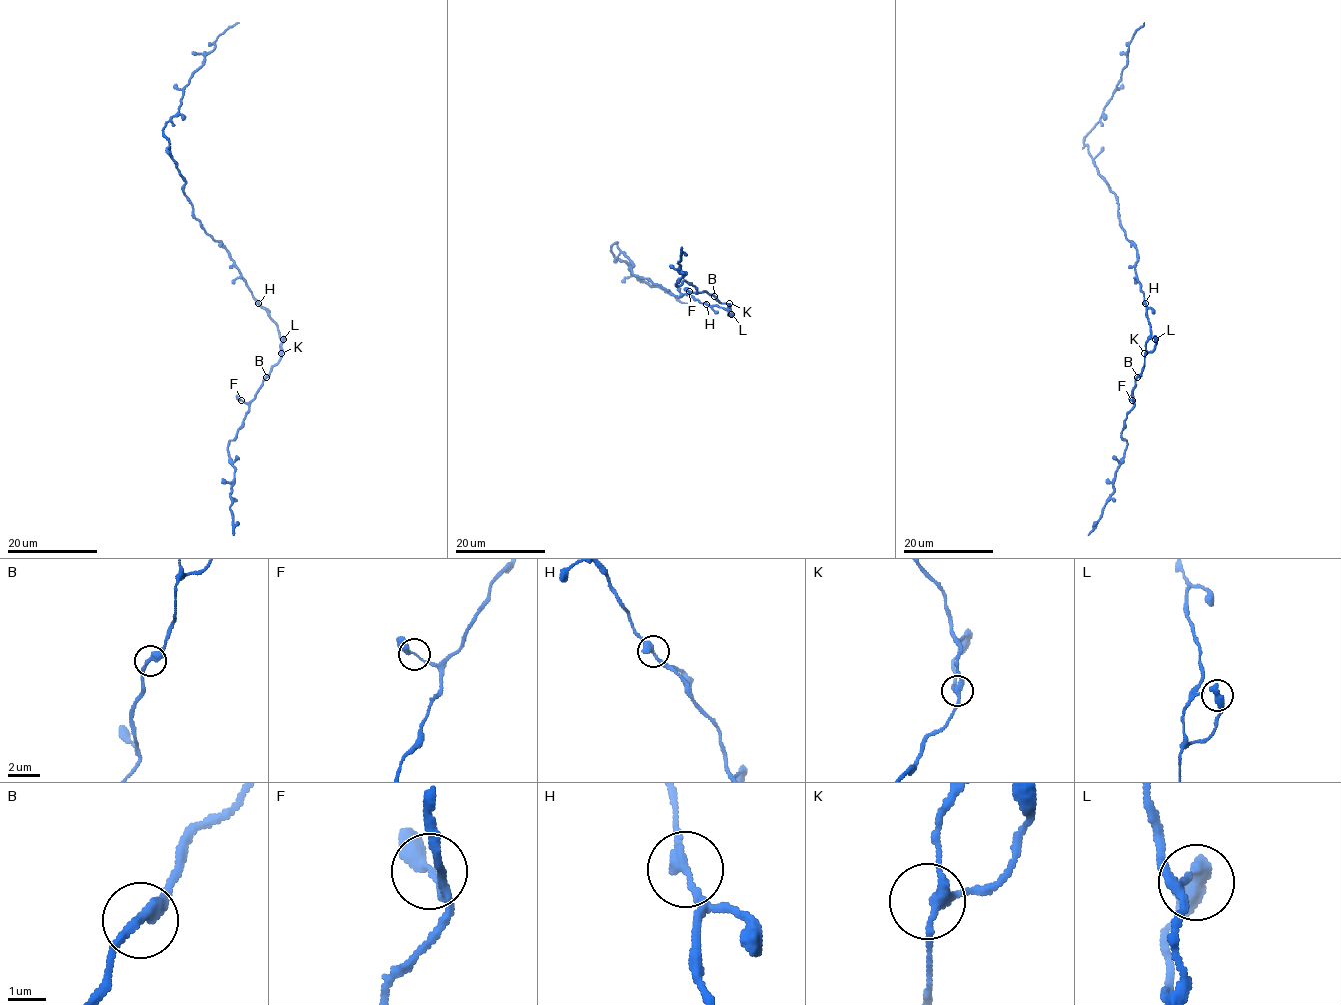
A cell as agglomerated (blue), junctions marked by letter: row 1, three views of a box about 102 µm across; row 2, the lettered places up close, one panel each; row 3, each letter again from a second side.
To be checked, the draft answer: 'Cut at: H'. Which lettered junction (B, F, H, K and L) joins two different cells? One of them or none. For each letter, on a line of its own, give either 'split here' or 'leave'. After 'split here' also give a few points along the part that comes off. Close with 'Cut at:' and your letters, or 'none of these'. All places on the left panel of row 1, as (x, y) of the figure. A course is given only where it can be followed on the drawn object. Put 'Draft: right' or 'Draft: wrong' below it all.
B: leave
F: leave
H: leave
K: leave
L: leave
Cut at: none of these
Draft: wrong

